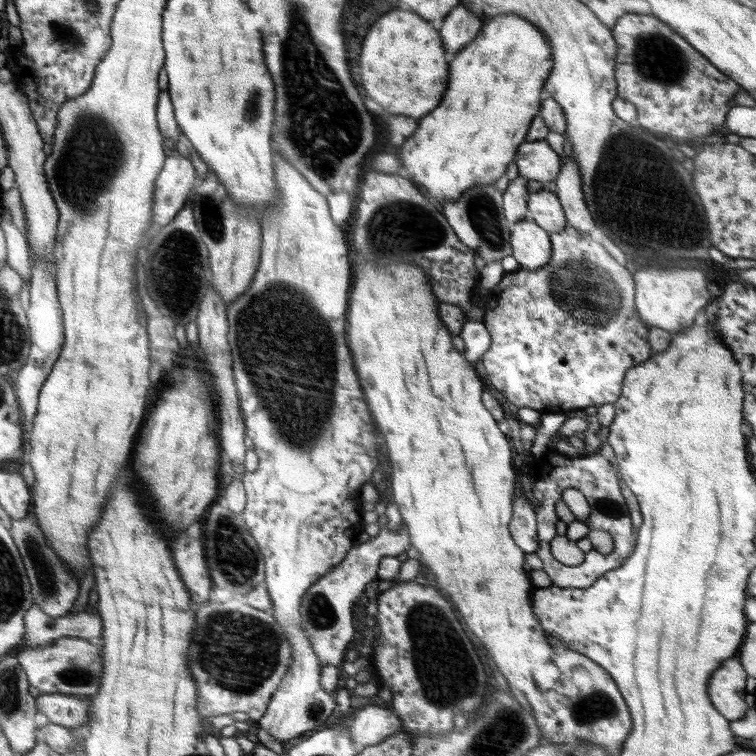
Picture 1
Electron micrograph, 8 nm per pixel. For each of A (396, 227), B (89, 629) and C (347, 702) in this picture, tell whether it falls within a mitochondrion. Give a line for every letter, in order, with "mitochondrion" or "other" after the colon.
A: mitochondrion
B: other
C: other

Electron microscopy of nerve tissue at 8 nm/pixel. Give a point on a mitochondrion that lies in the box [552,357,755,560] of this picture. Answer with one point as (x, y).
(611, 508)

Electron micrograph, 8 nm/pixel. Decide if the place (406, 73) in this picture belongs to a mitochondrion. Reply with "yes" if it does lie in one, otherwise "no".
no

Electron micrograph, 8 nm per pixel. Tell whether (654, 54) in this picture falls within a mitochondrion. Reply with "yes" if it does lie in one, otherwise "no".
yes

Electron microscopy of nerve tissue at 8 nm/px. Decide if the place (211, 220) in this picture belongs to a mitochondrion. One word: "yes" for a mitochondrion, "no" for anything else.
yes

